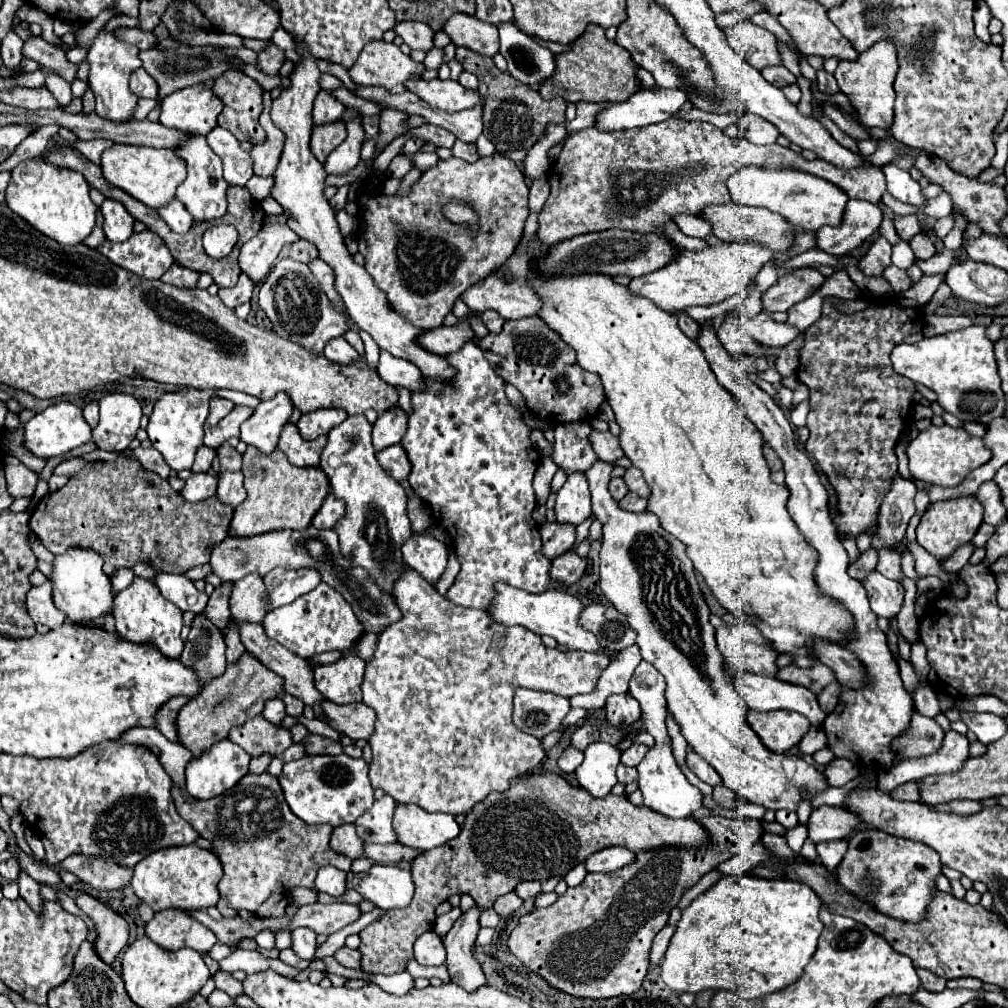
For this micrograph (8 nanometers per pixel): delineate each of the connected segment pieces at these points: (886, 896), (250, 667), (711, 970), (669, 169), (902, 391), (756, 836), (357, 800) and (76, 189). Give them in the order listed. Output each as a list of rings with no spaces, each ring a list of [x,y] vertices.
[[[863,829],[849,837],[849,849],[837,867],[837,881],[845,891],[863,903],[869,903],[879,913],[909,923],[927,917],[927,907],[937,891],[935,879],[939,875],[943,875],[943,865],[929,845],[891,837],[879,829]]]
[[[243,653],[243,657],[235,665],[227,665],[225,675],[209,681],[197,697],[193,697],[181,713],[177,713],[177,743],[191,751],[193,759],[197,759],[205,749],[211,749],[217,741],[225,739],[231,727],[243,725],[247,719],[261,715],[267,699],[273,699],[283,693],[283,679],[261,665],[251,653]]]
[[[723,875],[683,911],[661,963],[661,977],[671,991],[699,993],[705,989],[735,991],[743,999],[759,999],[795,983],[811,961],[823,923],[819,921],[821,897],[797,879],[761,879],[753,875]]]
[[[671,117],[645,129],[627,129],[601,133],[595,127],[581,129],[567,137],[559,159],[549,173],[551,195],[539,213],[537,237],[543,245],[555,245],[575,235],[627,229],[641,233],[663,235],[663,223],[677,213],[699,213],[707,205],[729,203],[725,179],[737,173],[743,165],[763,167],[797,167],[831,181],[843,189],[849,199],[865,199],[879,203],[885,193],[885,177],[879,167],[869,169],[837,169],[827,161],[805,161],[799,153],[773,145],[751,145],[737,137],[727,137],[721,129],[701,123]]]
[[[831,301],[823,303],[823,313],[821,313],[821,321],[817,321],[817,325],[811,325],[805,331],[805,345],[801,349],[801,359],[799,359],[799,369],[797,369],[797,377],[801,383],[805,383],[809,387],[809,415],[807,415],[807,429],[809,429],[809,439],[807,439],[807,453],[815,459],[815,463],[819,465],[819,469],[827,475],[829,483],[833,485],[835,493],[837,493],[837,511],[839,515],[833,517],[833,523],[837,525],[839,537],[859,537],[861,533],[871,533],[877,527],[877,517],[879,517],[879,505],[885,497],[885,493],[891,489],[891,481],[897,475],[897,457],[895,457],[895,443],[901,435],[901,431],[907,425],[907,417],[911,415],[911,405],[913,405],[913,393],[915,393],[915,383],[907,377],[899,377],[891,363],[889,363],[889,353],[895,345],[899,343],[915,343],[923,339],[923,317],[917,317],[915,309],[897,309],[891,303],[869,303],[869,307],[865,311],[859,311],[855,315],[843,315],[835,309],[835,305]]]
[[[709,815],[697,819],[709,833],[713,849],[685,849],[683,845],[667,845],[635,853],[635,861],[613,873],[589,873],[581,885],[567,889],[551,907],[535,909],[519,919],[519,925],[509,935],[509,951],[533,973],[541,975],[551,987],[579,997],[579,999],[611,999],[635,993],[649,969],[649,951],[655,935],[667,925],[671,909],[679,903],[689,887],[693,887],[705,873],[733,855],[747,853],[753,843],[761,839],[763,827],[757,819],[725,819]]]
[[[315,755],[283,765],[279,783],[291,811],[305,823],[329,823],[333,827],[355,823],[355,819],[373,805],[373,787],[367,777],[369,765],[365,759],[341,755]]]
[[[43,157],[21,161],[11,171],[5,203],[9,203],[9,209],[13,209],[13,213],[21,219],[29,221],[29,225],[61,245],[81,243],[95,227],[97,205],[89,199],[89,185],[85,177],[77,171],[51,165]]]

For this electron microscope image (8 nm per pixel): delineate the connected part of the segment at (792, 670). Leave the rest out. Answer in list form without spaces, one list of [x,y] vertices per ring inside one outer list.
[[[819,661],[811,667],[811,669],[799,669],[799,667],[793,667],[793,665],[787,665],[783,669],[777,671],[775,675],[779,681],[785,681],[785,683],[793,683],[793,685],[805,685],[805,689],[813,691],[815,695],[821,693],[821,689],[829,683],[835,681],[835,675],[831,673],[829,667],[821,665]]]

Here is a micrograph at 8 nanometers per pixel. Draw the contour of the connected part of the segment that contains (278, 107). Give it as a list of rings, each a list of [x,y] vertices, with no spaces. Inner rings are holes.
[[[297,47],[297,53],[301,55],[301,63],[295,67],[295,71],[291,75],[291,87],[287,91],[283,91],[273,101],[273,107],[271,107],[271,119],[285,135],[285,147],[281,153],[281,161],[273,173],[275,183],[273,183],[271,197],[283,207],[283,213],[287,215],[287,225],[299,235],[299,239],[313,243],[319,253],[319,259],[329,263],[329,267],[333,269],[335,289],[341,295],[351,321],[359,329],[367,331],[381,349],[389,351],[393,357],[407,359],[413,365],[417,365],[425,379],[449,383],[457,371],[445,361],[445,357],[433,355],[417,343],[417,339],[423,331],[417,329],[415,325],[411,325],[405,317],[397,315],[391,309],[385,293],[375,285],[373,277],[361,265],[357,265],[353,261],[351,253],[347,251],[347,247],[343,243],[343,235],[335,221],[335,211],[331,209],[327,197],[323,195],[323,189],[325,189],[323,183],[325,183],[327,173],[325,173],[323,165],[317,163],[317,159],[313,157],[313,153],[309,149],[309,139],[311,139],[311,129],[313,129],[311,109],[313,109],[313,101],[315,101],[317,93],[321,91],[321,87],[319,87],[321,73],[317,69],[315,57],[309,51],[303,51]]]

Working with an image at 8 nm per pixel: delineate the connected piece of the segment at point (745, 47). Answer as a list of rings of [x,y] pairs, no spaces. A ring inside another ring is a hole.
[[[743,17],[733,27],[727,27],[725,39],[729,41],[729,47],[739,57],[745,57],[745,61],[749,61],[749,65],[753,65],[757,71],[773,65],[783,65],[773,33],[753,25],[749,17]]]

